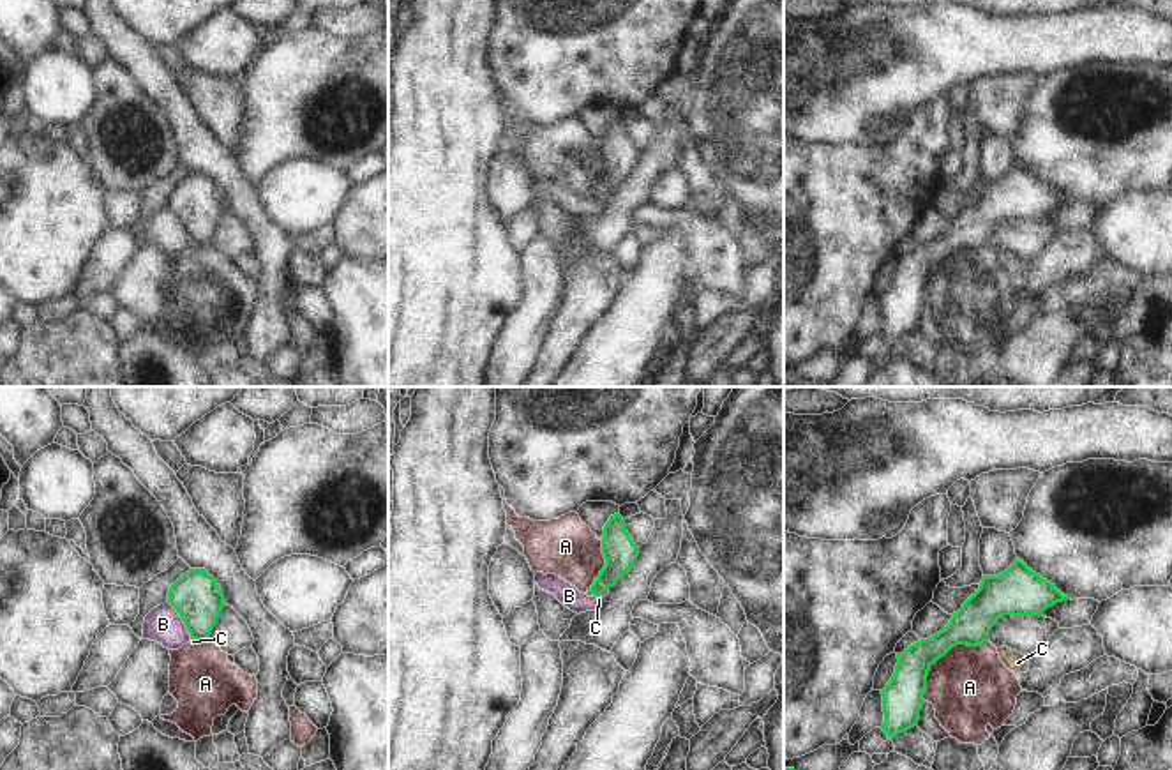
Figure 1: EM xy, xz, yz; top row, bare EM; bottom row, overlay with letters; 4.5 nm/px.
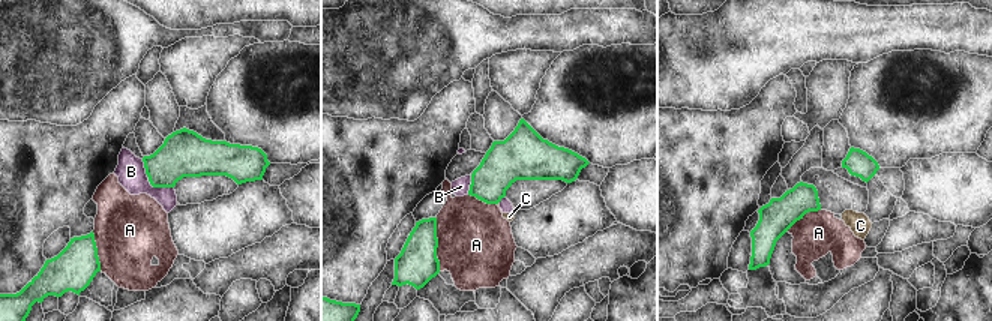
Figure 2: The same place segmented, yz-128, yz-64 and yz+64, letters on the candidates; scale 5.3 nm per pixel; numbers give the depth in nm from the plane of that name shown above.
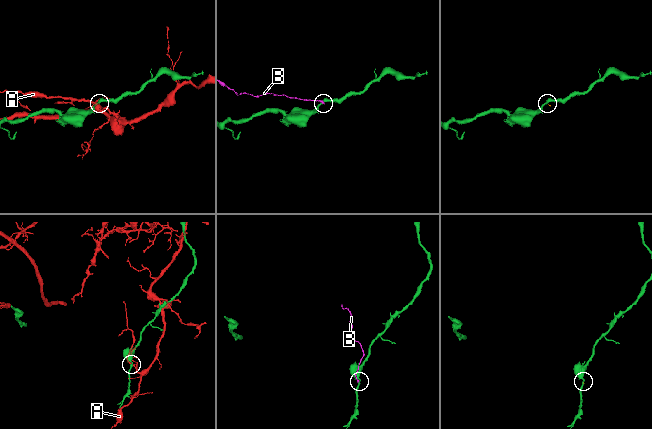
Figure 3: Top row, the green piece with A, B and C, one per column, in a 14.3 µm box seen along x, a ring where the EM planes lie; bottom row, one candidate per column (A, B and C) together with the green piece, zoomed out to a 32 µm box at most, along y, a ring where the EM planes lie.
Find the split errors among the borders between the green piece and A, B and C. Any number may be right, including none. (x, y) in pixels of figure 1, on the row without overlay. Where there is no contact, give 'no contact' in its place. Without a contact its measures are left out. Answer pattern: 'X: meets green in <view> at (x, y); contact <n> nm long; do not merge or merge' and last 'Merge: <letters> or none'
A: meets green in yz at (943, 260); contact 400 nm long; do not merge
B: meets green in xy at (180, 221); contact 200 nm long; do not merge
C: meets green in xz at (593, 198); contact 60 nm long; do not merge
Merge: none

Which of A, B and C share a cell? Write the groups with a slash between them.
A / B C

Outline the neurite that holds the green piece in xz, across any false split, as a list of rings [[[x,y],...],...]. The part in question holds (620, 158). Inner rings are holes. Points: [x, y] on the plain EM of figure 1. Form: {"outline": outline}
{"outline": [[[614,118],[604,131],[602,159],[605,170],[588,198],[600,201],[632,175],[639,161],[639,152],[630,143],[623,125],[625,124],[620,118]]]}

